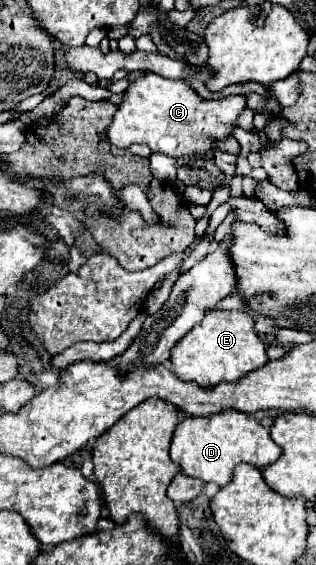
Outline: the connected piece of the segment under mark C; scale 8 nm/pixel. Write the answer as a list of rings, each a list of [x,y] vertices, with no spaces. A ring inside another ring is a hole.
[[[147,73],[129,85],[107,135],[109,141],[119,149],[125,149],[133,143],[143,143],[149,145],[153,153],[163,153],[169,157],[211,153],[217,151],[219,141],[233,135],[233,129],[237,127],[237,117],[245,109],[245,95],[229,95],[225,99],[203,99],[187,81],[165,79],[157,73]]]

